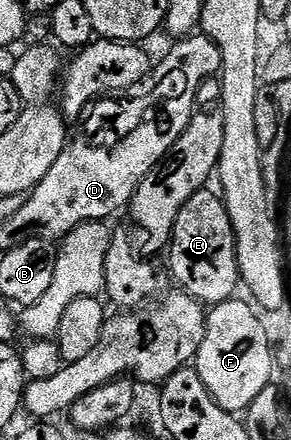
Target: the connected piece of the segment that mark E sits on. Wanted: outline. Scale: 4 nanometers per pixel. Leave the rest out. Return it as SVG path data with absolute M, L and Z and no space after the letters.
M215 189L200 190L178 212L170 245L167 247L168 266L176 277L181 291L197 298L202 304L230 302L237 297L236 289L241 289L242 279L236 259L236 233L228 215L223 197Z

